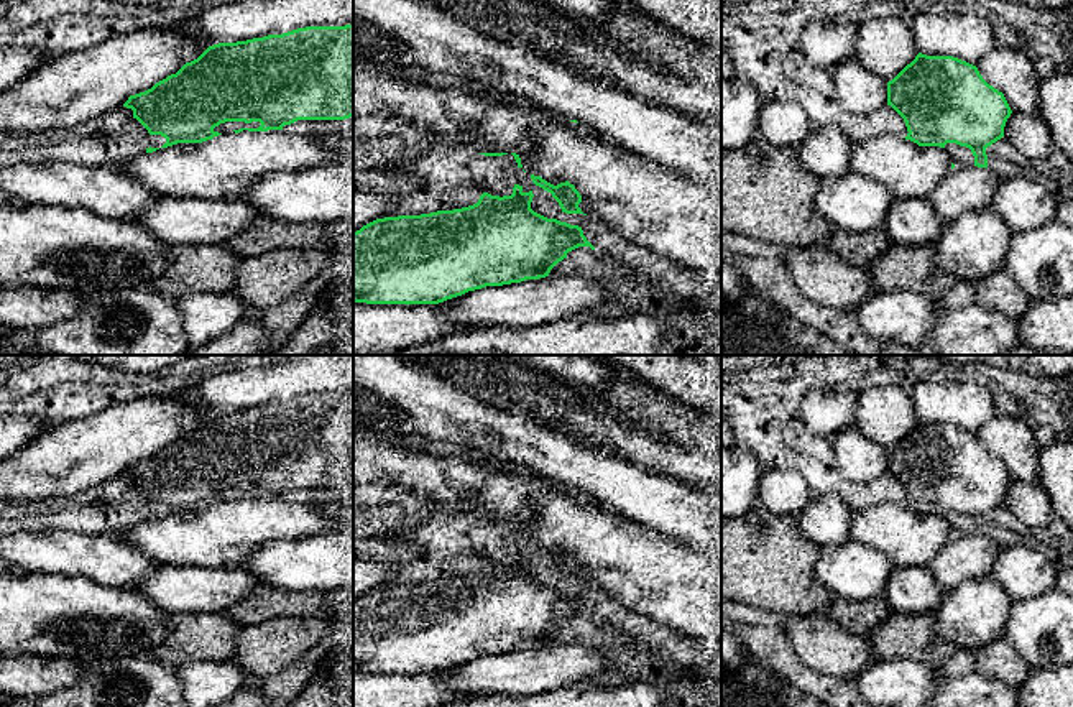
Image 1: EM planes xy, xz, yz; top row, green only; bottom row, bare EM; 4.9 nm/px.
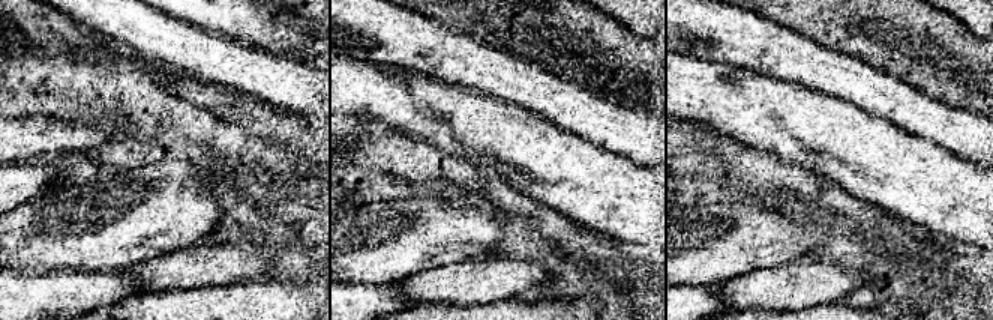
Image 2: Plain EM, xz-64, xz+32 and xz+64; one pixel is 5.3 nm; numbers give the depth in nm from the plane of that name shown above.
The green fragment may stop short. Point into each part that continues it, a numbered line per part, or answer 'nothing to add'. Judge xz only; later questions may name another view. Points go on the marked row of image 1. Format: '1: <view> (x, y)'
nothing to add

